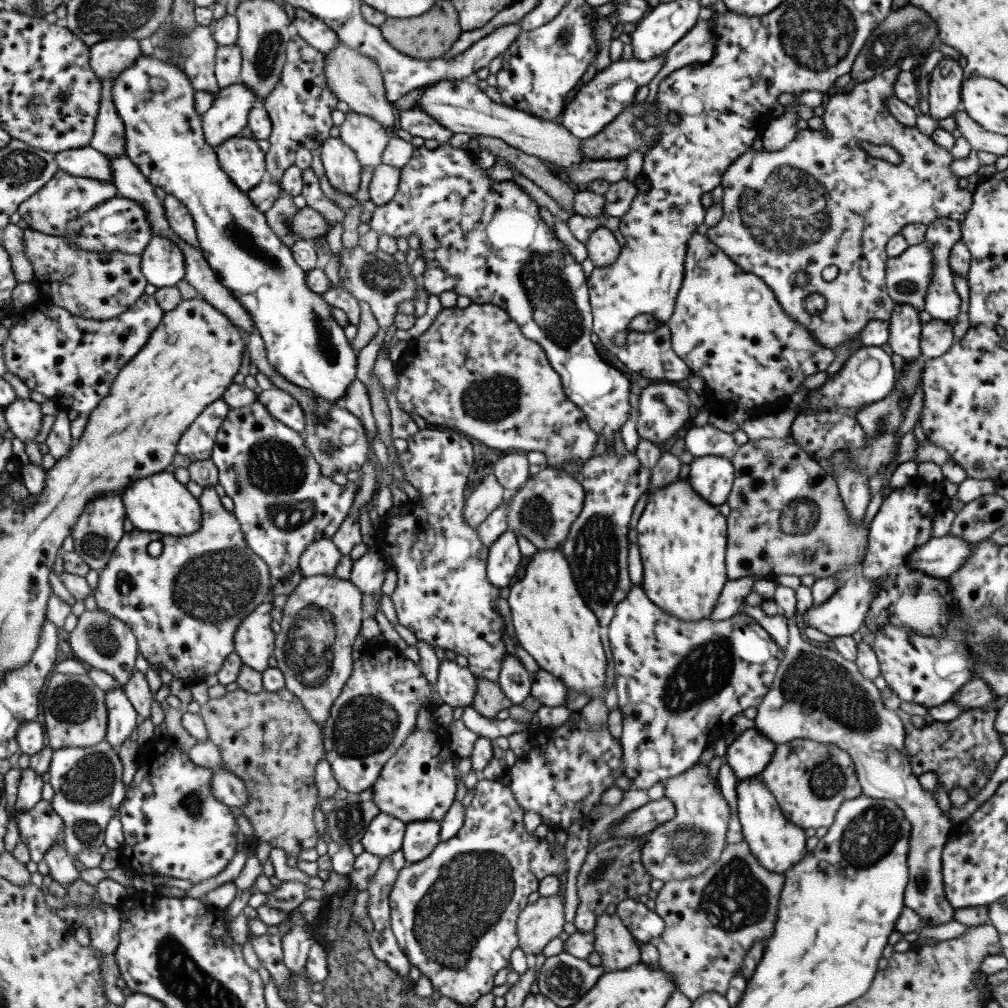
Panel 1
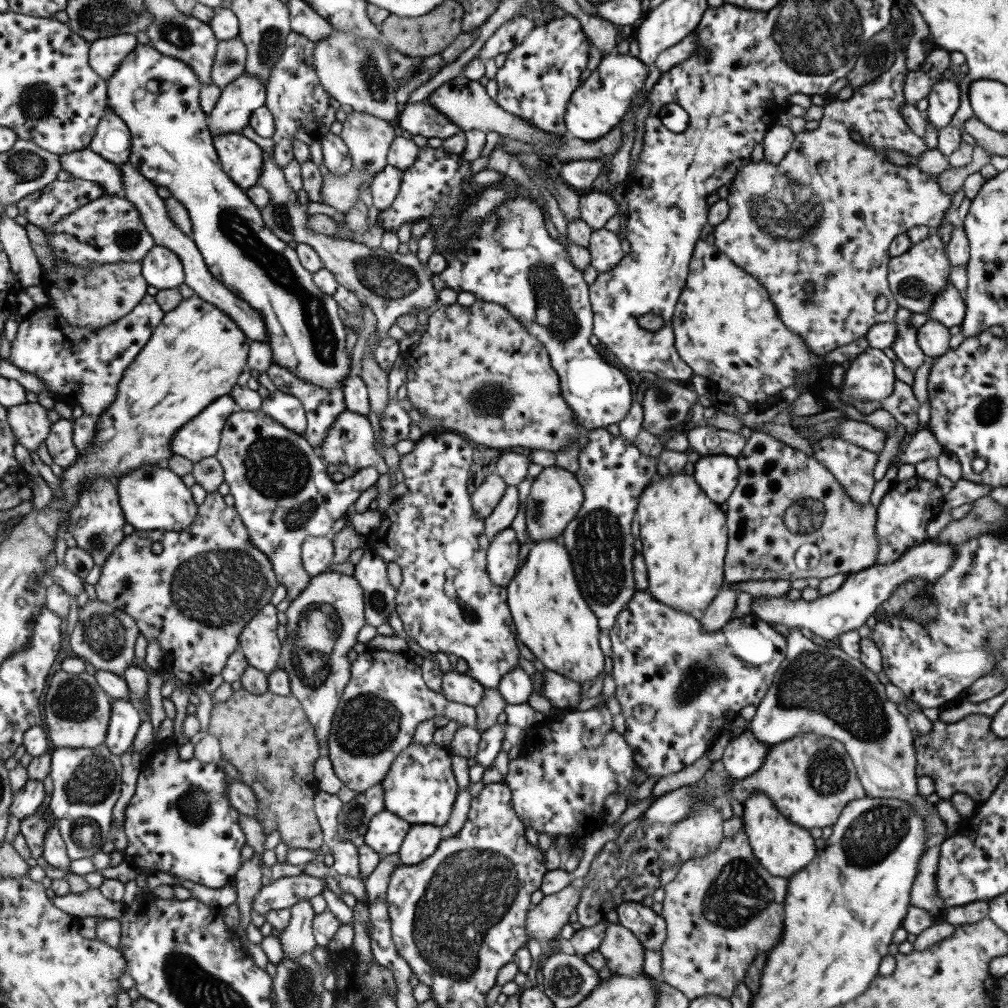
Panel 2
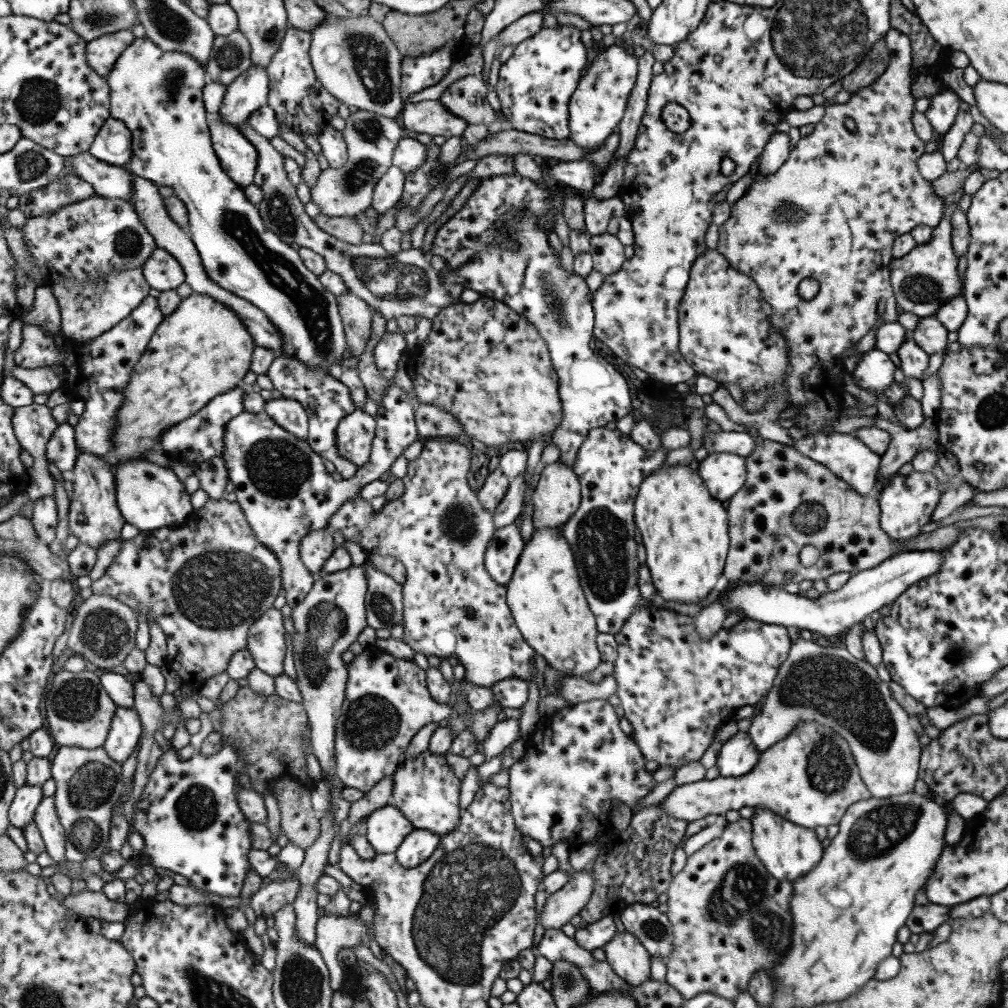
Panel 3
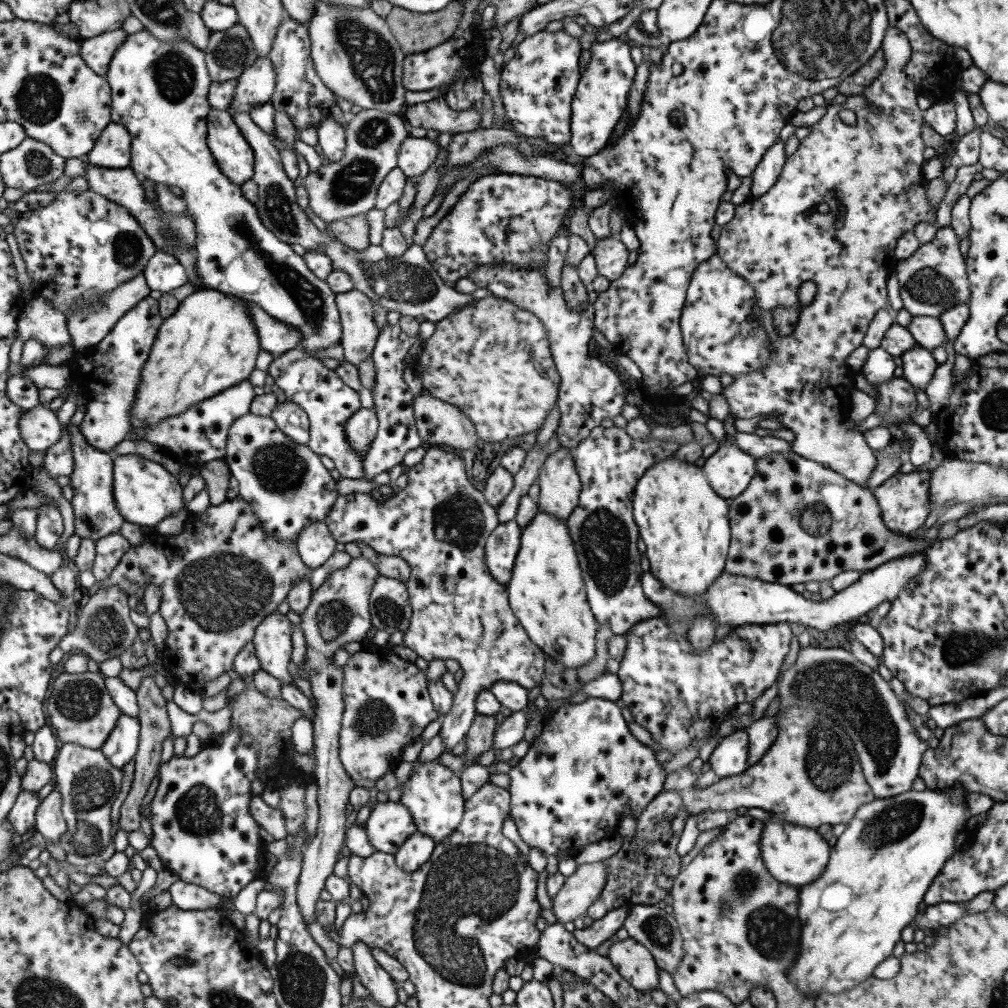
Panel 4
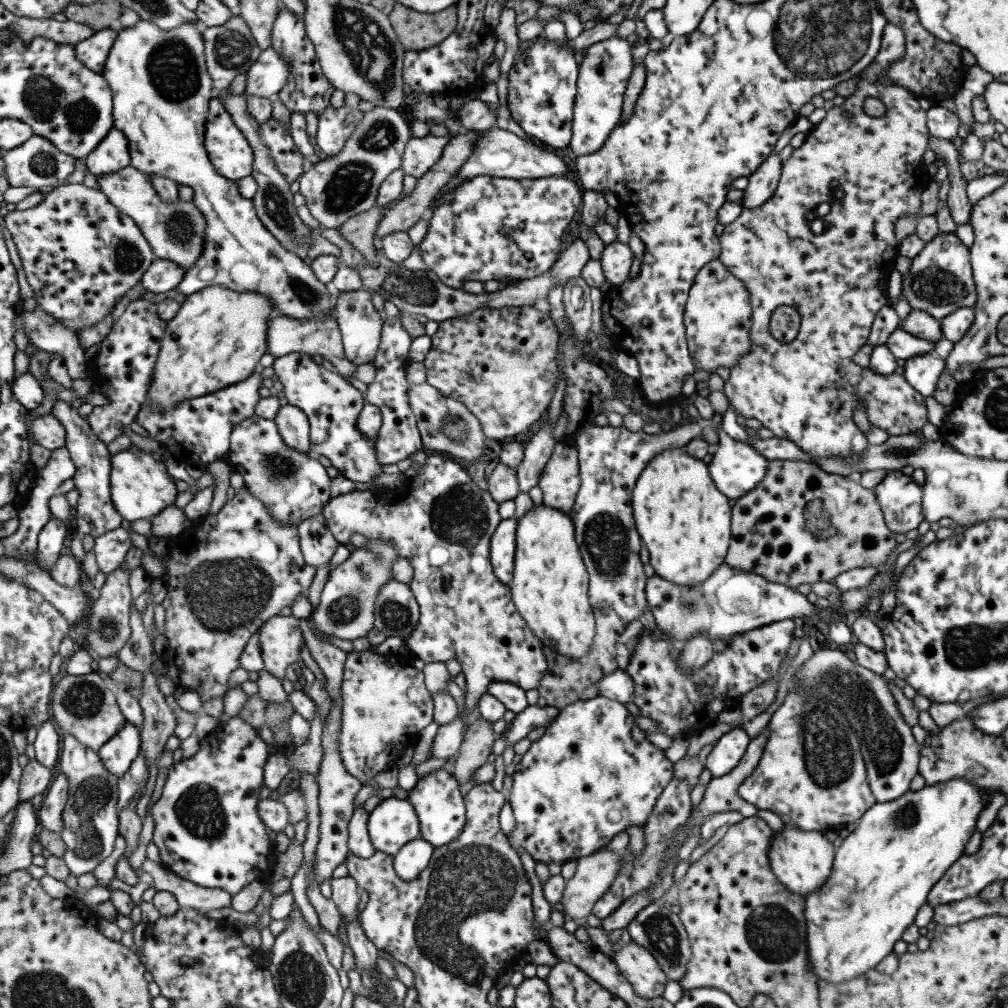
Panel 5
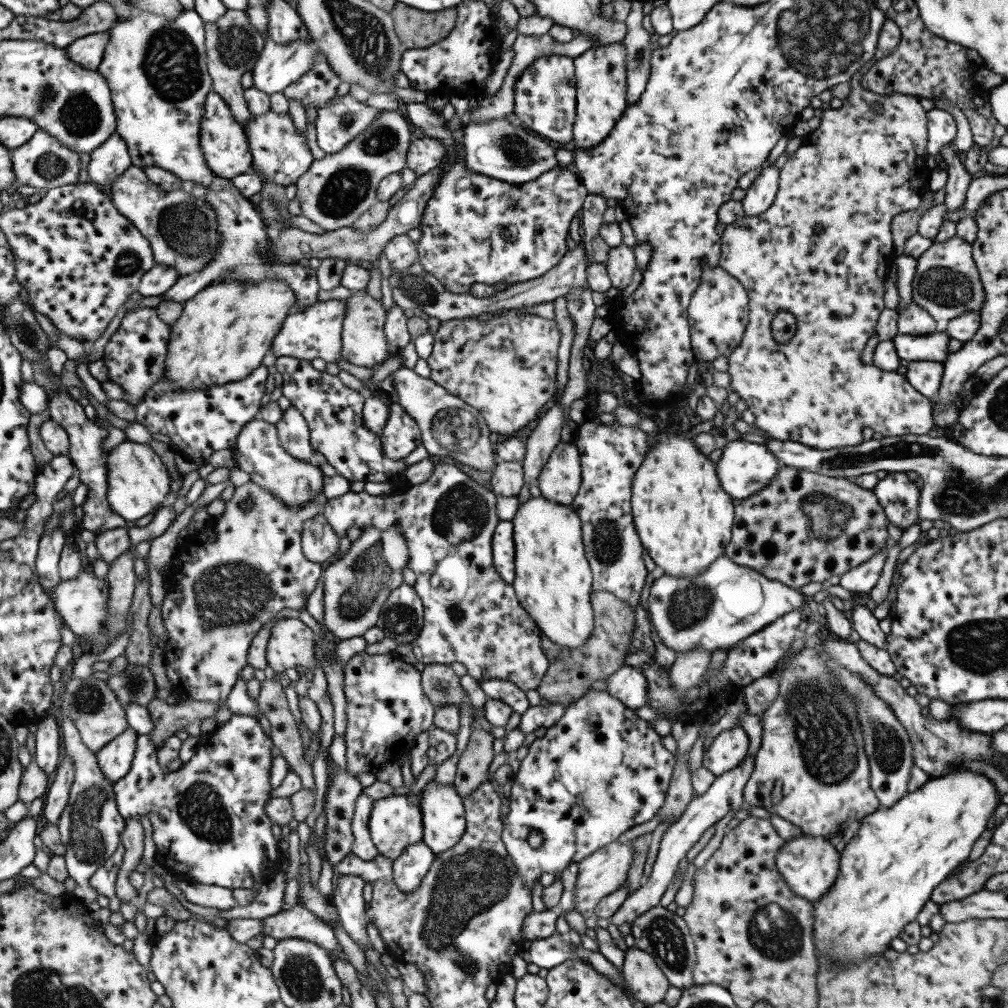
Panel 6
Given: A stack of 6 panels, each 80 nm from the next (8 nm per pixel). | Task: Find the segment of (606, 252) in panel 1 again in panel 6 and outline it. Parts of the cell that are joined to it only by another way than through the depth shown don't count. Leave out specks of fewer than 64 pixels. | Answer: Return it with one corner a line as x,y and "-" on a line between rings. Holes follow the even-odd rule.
623,243
610,247
604,262
610,286
622,290
631,282
631,274
635,270
633,248

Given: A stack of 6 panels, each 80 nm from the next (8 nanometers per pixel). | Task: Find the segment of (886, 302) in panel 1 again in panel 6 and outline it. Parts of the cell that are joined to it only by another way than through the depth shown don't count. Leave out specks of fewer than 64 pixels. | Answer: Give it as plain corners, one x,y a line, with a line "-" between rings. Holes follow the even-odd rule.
886,19
881,25
878,34
877,45
873,57
867,62
863,69
856,70
848,80
850,91
847,98
842,99
841,106
836,109
824,107
821,113
819,124
813,131
807,132
804,141
792,153
787,155
787,160
778,170
778,188
773,202
757,216
745,216
731,224
725,225
720,235
720,257
718,265
727,274
736,278
745,289
748,296
748,322
737,348
728,356
727,372
729,373
729,384
727,391
733,391
739,396
739,407
749,410
754,416
751,426
763,431
769,438
777,441
797,442
803,446
815,450
829,450
841,448
842,446
855,446
863,443
862,429
869,427
876,431
881,437
903,436
913,434
915,436
927,435
934,427
932,422
932,400
916,392
907,382
904,375
879,370
872,364
865,365
859,359
865,342
871,338
874,332
875,322
879,312
883,310
883,284
887,278
889,267
896,256
893,253
891,243
890,222
891,218
899,212
915,210
920,206
923,194
928,192
928,172
924,166
926,159
926,110
920,105
919,98
914,96
882,96
864,89
861,86
861,77
864,70
877,63
879,59
889,56
900,39
899,27
891,20
-
877,102
881,105
881,113
873,113
870,105
-
813,226
821,226
821,232
817,233
-
778,310
787,311
795,317
796,327
791,340
785,343
778,343
771,336
770,320

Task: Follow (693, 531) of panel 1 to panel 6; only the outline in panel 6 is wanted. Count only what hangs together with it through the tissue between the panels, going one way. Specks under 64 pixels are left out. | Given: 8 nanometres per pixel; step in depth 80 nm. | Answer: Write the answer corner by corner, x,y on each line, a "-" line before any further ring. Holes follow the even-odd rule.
656,432
653,444
647,450
647,455
641,461
631,483
630,509
633,527
640,544
665,575
689,578
708,568
722,555
730,542
734,519
732,498
722,491
715,475
715,464
696,448
693,438
685,439
683,433

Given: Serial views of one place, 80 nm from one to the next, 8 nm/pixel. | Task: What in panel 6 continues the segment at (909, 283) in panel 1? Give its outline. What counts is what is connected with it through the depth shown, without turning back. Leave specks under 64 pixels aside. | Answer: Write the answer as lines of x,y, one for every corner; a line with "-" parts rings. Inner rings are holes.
959,237
947,238
943,242
932,242
929,248
916,258
911,288
910,300
931,315
936,322
937,331
943,331
946,322
963,311
978,312
984,299
984,292
976,264
972,259
970,243

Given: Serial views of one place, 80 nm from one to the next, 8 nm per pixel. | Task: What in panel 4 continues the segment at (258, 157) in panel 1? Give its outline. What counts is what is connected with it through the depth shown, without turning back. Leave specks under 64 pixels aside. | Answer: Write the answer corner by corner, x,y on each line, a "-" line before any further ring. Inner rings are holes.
210,108
206,116
206,143
221,174
240,185
252,177
253,151
227,110

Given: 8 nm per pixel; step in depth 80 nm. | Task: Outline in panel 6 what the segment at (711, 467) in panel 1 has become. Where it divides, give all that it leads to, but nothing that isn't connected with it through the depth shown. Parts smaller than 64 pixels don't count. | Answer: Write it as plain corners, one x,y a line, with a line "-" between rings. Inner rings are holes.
737,439
733,442
727,442
722,448
721,458
715,464
715,475
717,475
717,480
725,494
732,499
743,500
768,485
769,481
775,478
781,465
781,462
769,453
764,444
754,444

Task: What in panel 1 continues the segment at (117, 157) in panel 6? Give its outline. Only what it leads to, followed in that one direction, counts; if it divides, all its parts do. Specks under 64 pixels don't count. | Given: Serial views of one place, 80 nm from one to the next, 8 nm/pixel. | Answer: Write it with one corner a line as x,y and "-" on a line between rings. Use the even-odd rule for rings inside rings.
100,80
100,99
89,146
107,158
124,154
123,123
112,101
112,81

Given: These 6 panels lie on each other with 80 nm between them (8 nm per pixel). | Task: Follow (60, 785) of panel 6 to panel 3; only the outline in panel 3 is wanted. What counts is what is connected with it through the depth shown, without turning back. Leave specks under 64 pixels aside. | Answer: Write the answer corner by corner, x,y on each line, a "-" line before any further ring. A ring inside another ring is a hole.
52,796
42,797
42,801
35,809
33,821
37,825
44,851
47,852
49,858
59,864
66,864
65,831
55,814

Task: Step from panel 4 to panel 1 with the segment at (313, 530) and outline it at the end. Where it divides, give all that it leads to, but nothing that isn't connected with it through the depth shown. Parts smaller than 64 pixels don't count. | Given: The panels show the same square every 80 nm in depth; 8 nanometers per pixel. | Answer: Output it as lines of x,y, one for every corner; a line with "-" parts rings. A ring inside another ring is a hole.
331,539
313,541
303,549
299,557
298,568
300,574
302,577
319,574
332,576
341,555
339,549
332,544

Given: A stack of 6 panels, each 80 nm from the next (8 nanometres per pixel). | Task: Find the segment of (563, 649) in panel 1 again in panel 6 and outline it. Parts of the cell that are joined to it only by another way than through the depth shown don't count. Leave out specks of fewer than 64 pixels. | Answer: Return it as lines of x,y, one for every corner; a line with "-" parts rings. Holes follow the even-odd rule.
542,496
518,505
512,524
514,577
511,583
519,606
551,642
578,648
592,633
590,603
592,574
581,543
581,523
569,506

